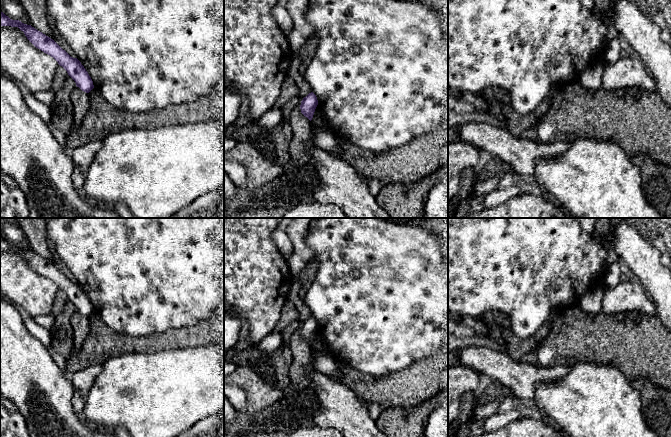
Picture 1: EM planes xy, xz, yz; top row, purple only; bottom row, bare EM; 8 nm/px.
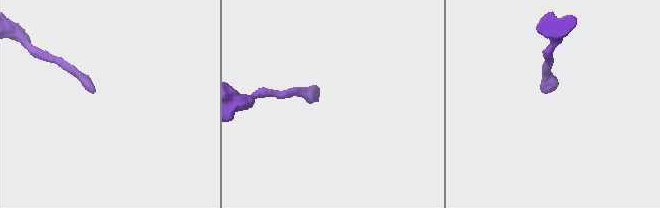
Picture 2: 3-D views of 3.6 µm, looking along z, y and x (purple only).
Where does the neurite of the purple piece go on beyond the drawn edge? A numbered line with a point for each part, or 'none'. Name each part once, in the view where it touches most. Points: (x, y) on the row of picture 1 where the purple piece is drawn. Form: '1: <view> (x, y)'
none

